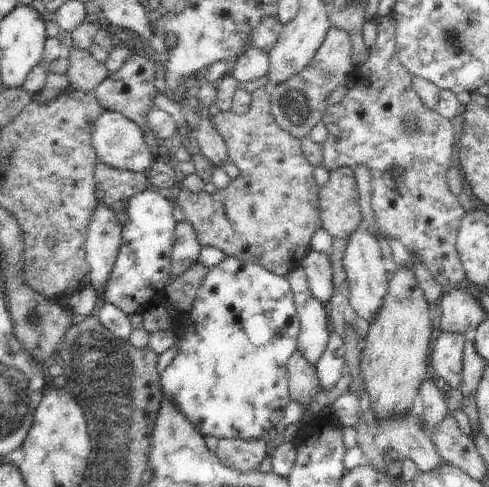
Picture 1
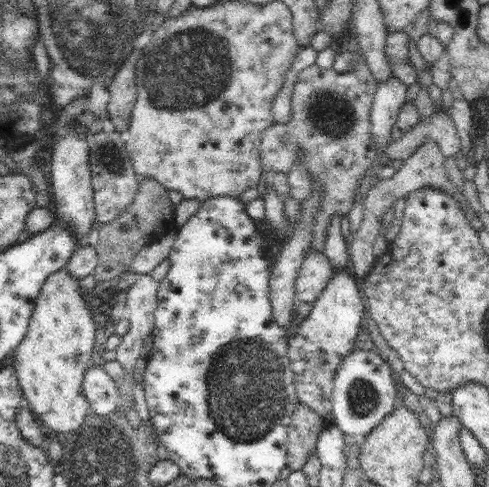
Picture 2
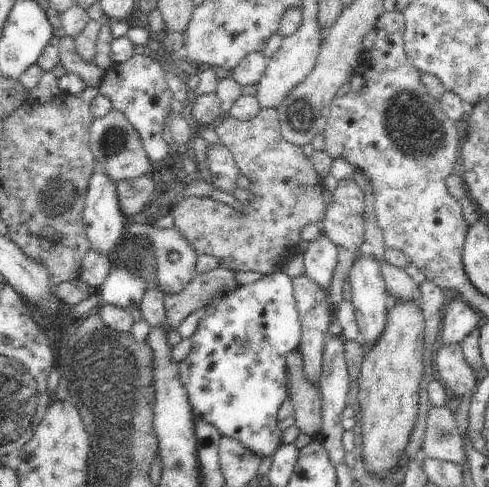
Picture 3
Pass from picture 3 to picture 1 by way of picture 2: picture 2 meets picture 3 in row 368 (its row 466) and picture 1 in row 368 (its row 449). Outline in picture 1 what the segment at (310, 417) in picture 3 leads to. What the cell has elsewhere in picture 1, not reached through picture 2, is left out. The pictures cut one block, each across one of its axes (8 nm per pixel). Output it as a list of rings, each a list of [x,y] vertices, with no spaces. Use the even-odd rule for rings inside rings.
[[[293,352],[293,356],[287,360],[287,376],[289,376],[289,398],[301,404],[311,404],[315,394],[321,390],[319,378],[315,374],[315,366],[309,366],[309,362],[301,356],[301,352]]]

